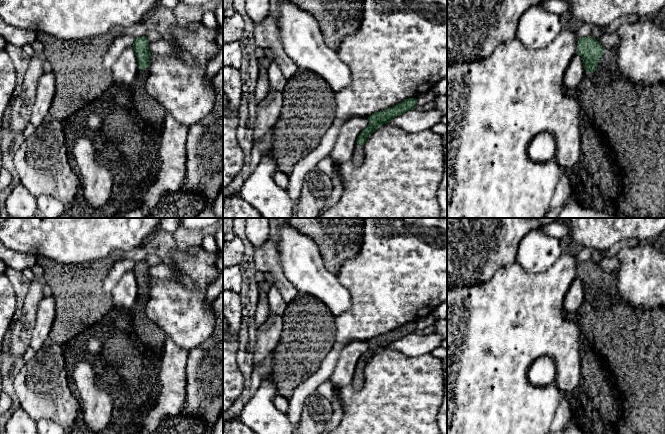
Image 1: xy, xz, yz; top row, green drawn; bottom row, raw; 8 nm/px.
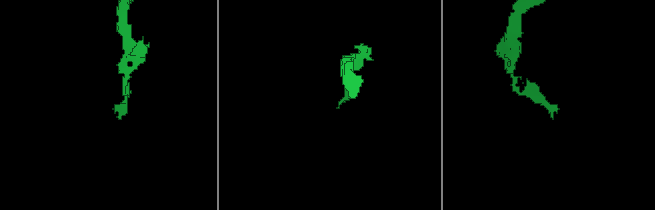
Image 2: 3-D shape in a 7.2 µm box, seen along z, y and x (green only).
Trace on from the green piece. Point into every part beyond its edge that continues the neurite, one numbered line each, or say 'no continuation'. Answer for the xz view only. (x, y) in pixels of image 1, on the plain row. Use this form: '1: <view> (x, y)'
1: xz (358, 379)

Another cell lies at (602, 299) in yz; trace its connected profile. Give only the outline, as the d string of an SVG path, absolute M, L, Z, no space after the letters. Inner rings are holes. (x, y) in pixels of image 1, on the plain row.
M601 291L597 293L596 297L592 302L592 305L594 308L599 309L602 307L607 307L610 301L611 301L610 296L607 293Z

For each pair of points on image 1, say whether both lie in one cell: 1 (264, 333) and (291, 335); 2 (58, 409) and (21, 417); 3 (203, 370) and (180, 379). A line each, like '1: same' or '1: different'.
1: different
2: different
3: different

